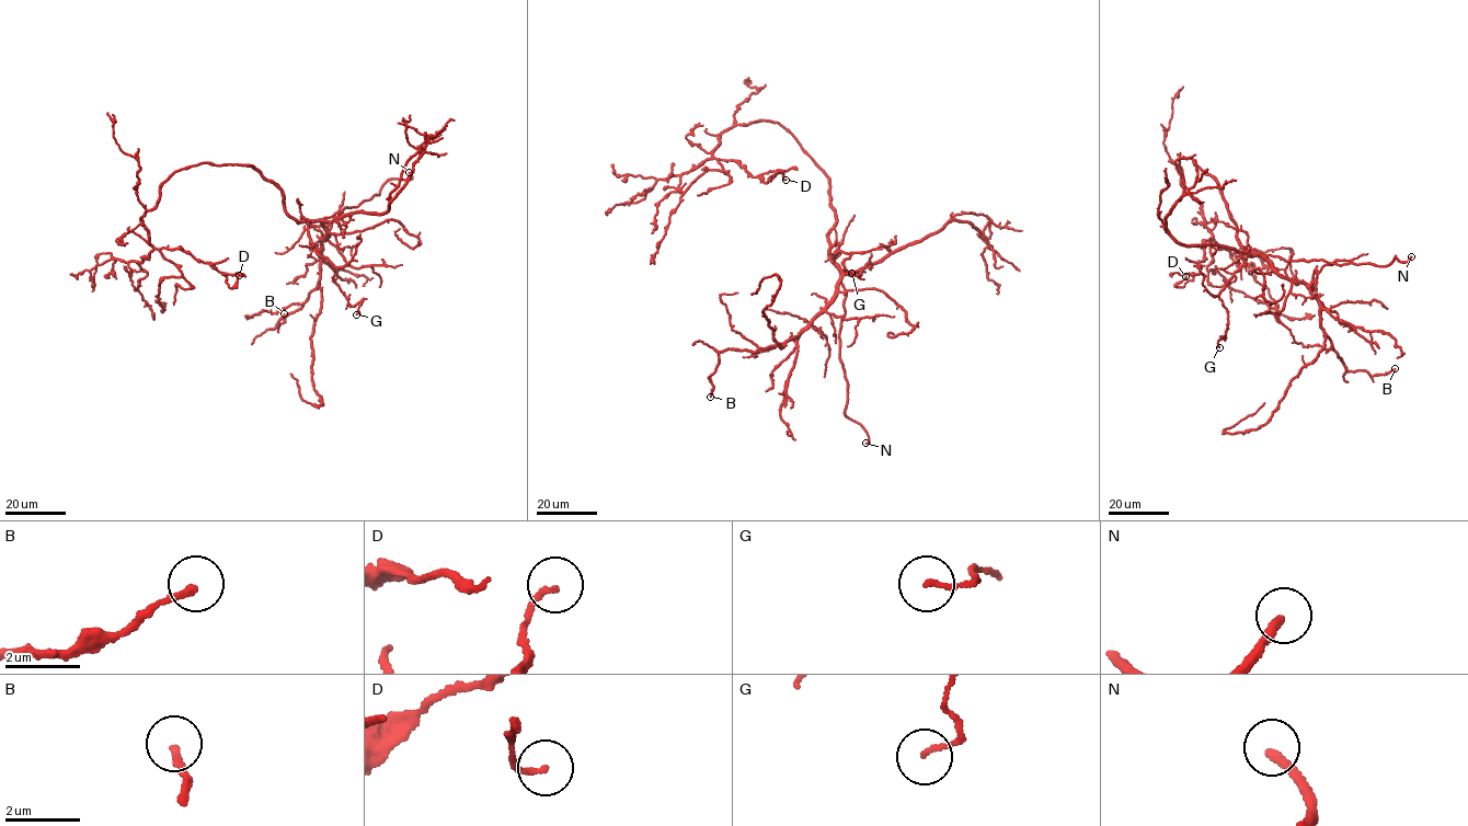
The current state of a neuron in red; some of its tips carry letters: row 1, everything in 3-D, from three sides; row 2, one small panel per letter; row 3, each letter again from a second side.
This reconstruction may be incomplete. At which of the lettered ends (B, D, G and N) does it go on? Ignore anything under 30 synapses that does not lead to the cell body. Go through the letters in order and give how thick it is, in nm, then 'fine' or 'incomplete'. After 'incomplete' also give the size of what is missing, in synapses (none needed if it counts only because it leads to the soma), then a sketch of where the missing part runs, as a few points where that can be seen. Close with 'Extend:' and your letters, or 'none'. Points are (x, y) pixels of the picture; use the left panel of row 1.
B: 180 nm | fine
D: 140 nm | fine
G: 110 nm | fine
N: 240 nm | incomplete | (409, 172), (380, 155), (377, 147), (381, 142), (394, 144), (404, 137)
Extend: N

